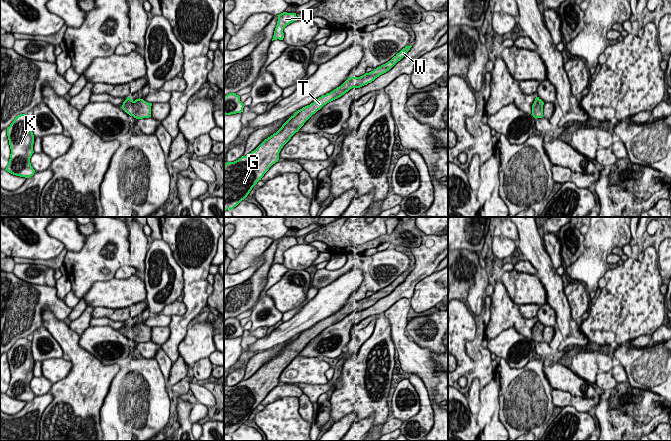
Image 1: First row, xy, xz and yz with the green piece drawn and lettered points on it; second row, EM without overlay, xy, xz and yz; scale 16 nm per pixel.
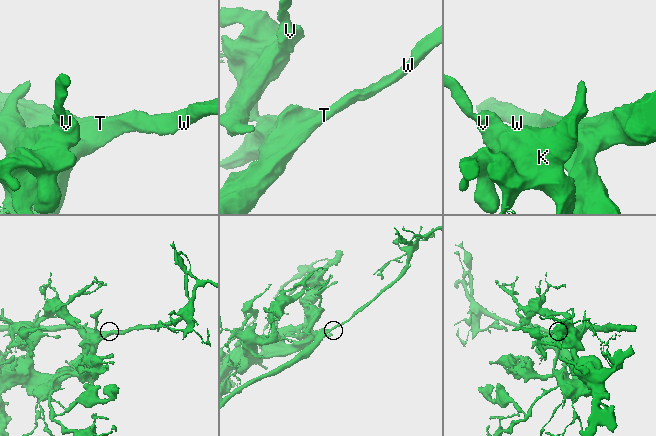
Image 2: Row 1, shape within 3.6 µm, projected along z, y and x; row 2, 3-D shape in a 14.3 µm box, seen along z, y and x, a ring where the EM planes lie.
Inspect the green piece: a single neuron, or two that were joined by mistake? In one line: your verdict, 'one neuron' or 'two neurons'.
one neuron

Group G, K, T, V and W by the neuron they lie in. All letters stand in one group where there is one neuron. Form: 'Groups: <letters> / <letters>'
Groups: G K T V W

